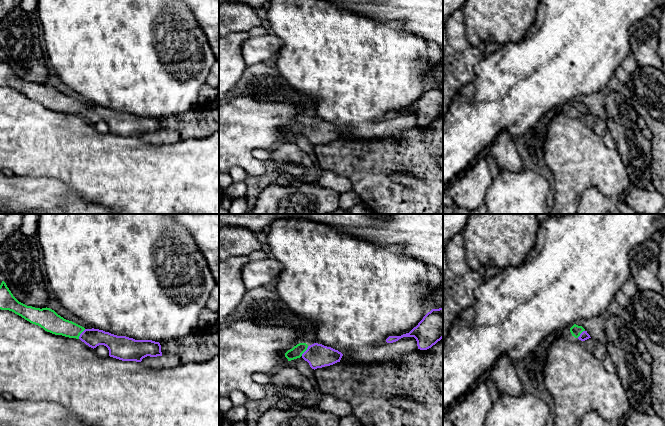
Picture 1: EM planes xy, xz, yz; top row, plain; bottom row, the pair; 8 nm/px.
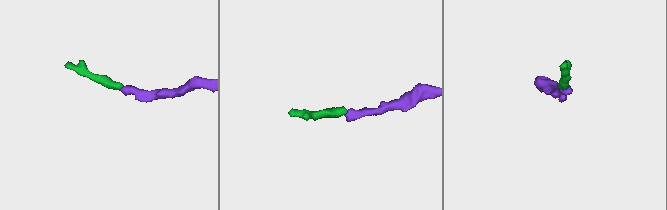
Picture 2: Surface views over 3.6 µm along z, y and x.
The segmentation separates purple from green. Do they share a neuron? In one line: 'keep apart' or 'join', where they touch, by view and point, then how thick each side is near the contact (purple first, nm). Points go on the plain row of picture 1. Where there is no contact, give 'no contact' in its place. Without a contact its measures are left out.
join; contact xy (80, 110); calibres 140 and 160 nm

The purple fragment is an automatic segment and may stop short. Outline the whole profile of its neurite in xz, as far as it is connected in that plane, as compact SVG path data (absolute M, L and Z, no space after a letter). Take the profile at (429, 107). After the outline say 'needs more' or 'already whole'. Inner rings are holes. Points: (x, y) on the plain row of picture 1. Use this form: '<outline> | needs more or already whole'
M443 82L432 85L409 109L401 112L389 112L387 119L393 119L403 113L414 113L418 125L427 126L443 114Z | already whole

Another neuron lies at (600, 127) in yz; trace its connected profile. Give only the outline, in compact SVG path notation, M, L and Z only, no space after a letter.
M598 118L593 126L593 129L594 129L595 133L600 138L602 138L604 136L604 134L608 131L605 119Z

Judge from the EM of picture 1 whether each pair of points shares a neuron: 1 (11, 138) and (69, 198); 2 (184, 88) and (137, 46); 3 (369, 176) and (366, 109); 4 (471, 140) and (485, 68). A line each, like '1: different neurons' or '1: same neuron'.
1: different neurons
2: same neuron
3: different neurons
4: same neuron

